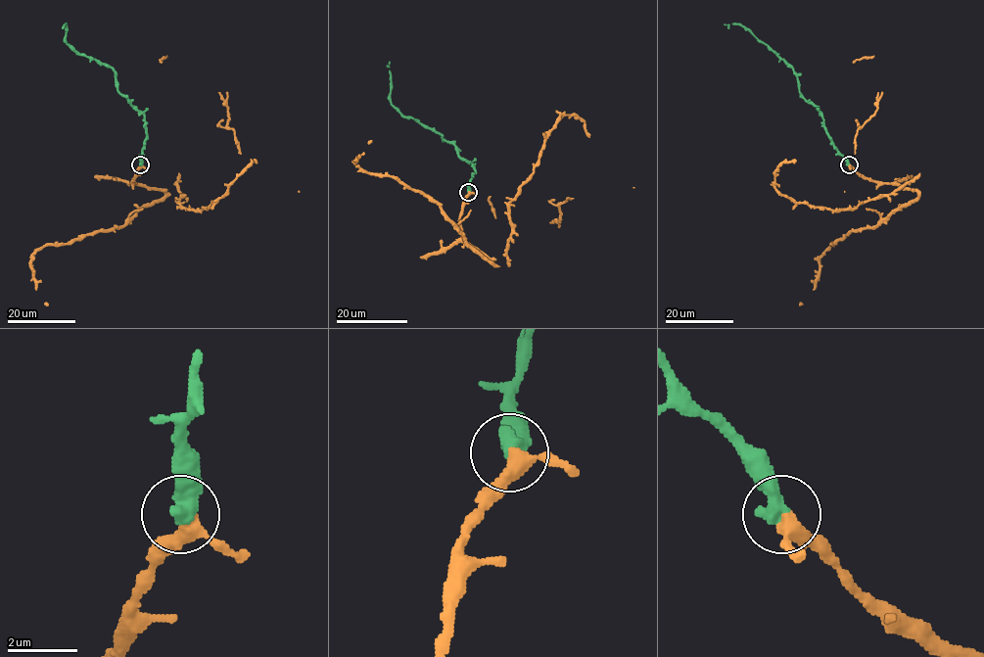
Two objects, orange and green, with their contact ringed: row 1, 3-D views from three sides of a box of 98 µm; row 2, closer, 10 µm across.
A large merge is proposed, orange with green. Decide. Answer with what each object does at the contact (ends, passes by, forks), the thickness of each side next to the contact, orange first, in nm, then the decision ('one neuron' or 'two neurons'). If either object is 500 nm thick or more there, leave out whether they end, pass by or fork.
360/550 nm | one neuron

